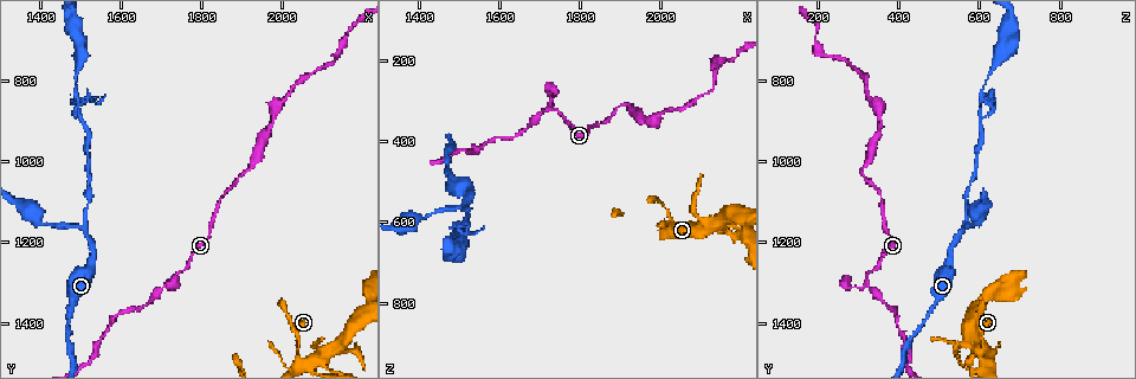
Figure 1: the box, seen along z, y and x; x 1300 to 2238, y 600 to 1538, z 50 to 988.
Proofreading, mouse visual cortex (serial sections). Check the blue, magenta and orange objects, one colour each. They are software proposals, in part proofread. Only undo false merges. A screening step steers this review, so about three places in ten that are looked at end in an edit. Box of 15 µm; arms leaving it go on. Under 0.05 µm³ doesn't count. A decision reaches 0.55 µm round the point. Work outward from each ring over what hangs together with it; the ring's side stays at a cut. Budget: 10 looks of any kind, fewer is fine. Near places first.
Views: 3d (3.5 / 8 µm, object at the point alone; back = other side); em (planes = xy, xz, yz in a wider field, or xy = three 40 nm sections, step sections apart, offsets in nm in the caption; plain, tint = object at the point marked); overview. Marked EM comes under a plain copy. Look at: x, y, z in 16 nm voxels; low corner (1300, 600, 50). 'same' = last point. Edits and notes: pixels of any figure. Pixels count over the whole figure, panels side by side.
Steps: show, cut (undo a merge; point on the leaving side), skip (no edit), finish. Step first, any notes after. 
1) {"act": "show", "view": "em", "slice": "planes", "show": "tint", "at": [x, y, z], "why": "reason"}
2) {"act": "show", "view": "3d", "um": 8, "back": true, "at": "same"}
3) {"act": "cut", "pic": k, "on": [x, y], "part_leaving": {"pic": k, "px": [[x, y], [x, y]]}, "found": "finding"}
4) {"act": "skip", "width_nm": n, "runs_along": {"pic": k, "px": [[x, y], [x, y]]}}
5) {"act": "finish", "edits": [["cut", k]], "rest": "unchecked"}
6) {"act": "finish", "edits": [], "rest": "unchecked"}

{"act": "show", "view": "3d", "um": 3.5, "at": [1715, 1300, 320], "why": "three arms meet"}

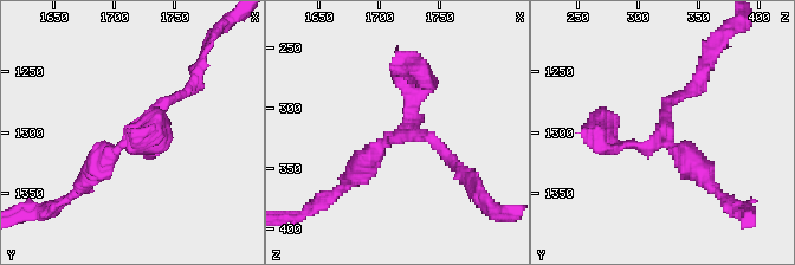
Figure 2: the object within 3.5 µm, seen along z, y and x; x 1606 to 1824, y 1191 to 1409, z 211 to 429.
{"act": "show", "view": "em", "slice": "planes", "show": "tint", "at": [1720, 1300, 320], "arms": 3, "arm_widths_nm": [150, 200, 300]}

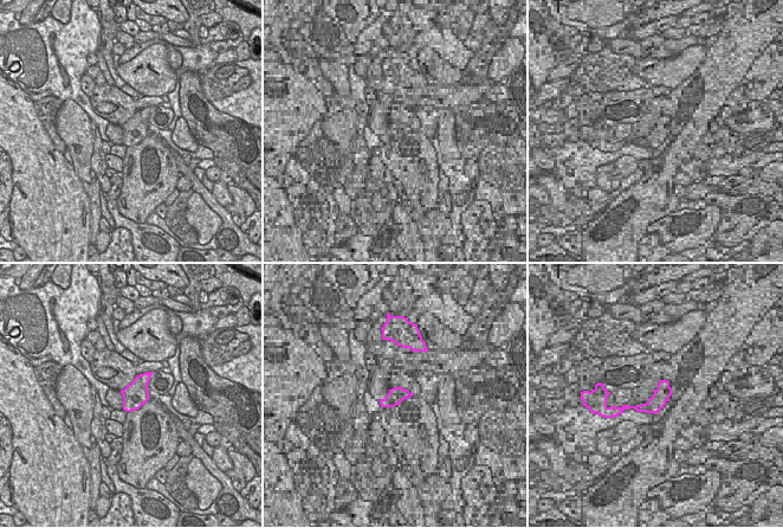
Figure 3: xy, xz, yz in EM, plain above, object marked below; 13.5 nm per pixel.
{"act": "skip", "runs_along": {"pic": 2, "px": [[194, 82], [89, 176]]}, "found": "one cell here"}

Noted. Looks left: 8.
{"act": "show", "view": "3d", "um": 3.5, "at": [1515, 1165, 565], "why": "branch point"}

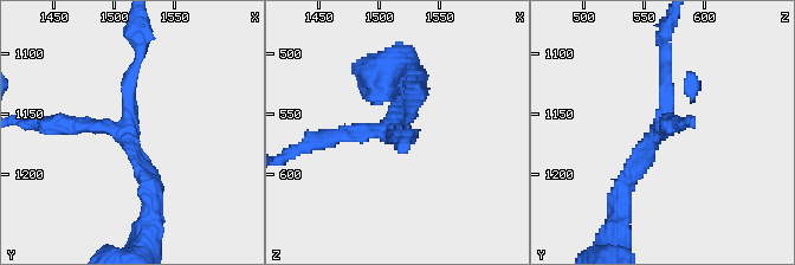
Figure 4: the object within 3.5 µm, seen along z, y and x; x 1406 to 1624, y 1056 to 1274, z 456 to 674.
{"act": "show", "view": "em", "slice": "xy", "step": 3, "show": "tint", "at": [1512, 1166, 562], "arms": 3, "arm_widths_nm": [150, 200, 250]}

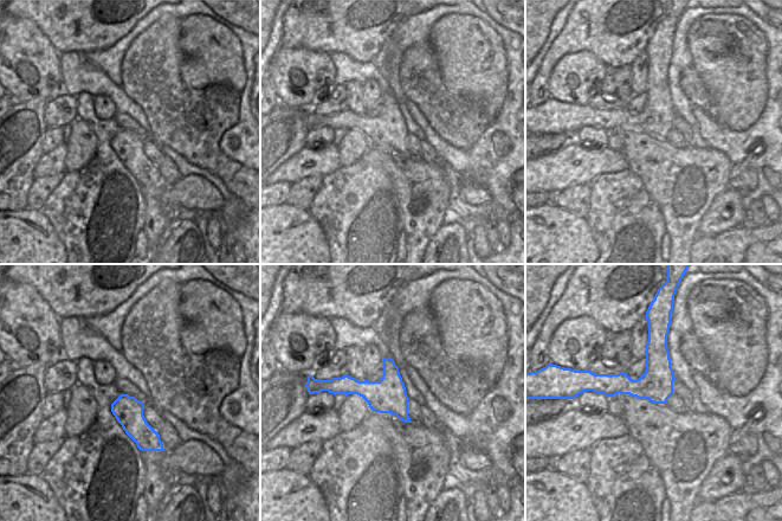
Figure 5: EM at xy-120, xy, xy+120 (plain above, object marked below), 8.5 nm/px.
{"act": "skip", "width_nm": 300, "runs_along": {"pic": 4, "px": [[621, 198], [666, 122], [666, 57]]}, "found": "all the same cell"}

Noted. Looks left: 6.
{"act": "show", "view": "3d", "um": 3.5, "at": [1495, 860, 600], "why": "arms part here"}

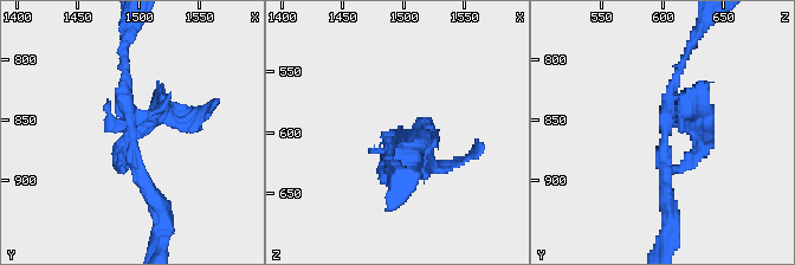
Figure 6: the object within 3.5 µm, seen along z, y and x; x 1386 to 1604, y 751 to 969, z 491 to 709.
{"act": "show", "view": "em", "slice": "planes", "show": "tint", "at": [1498, 856, 602]}

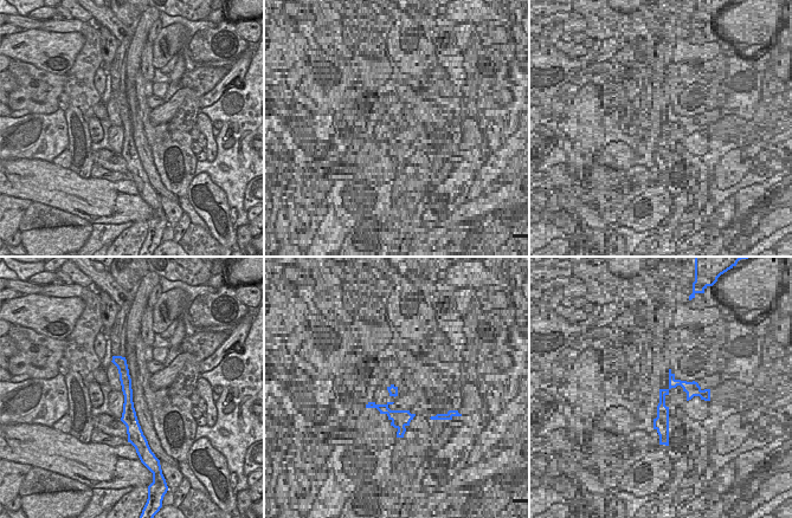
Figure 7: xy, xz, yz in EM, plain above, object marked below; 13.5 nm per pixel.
{"act": "show", "view": "em", "slice": "xy", "step": 1, "show": "tint", "at": "same"}

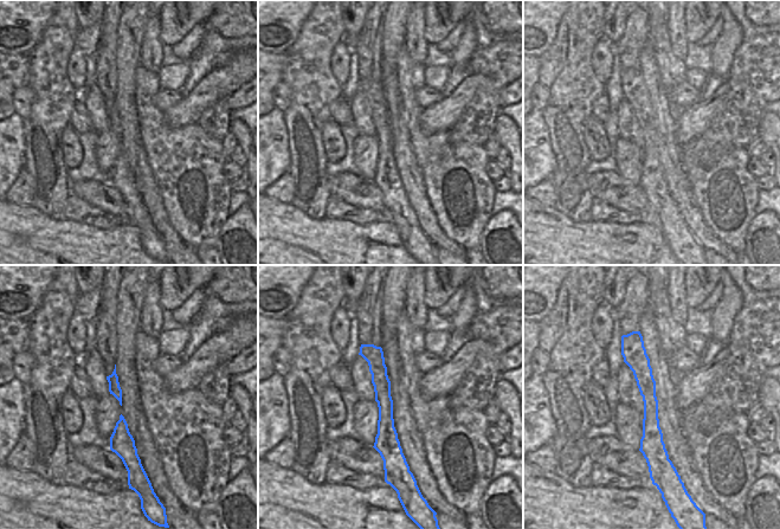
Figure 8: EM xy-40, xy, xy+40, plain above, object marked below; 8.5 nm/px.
{"act": "skip", "runs_along": {"pic": 8, "px": [[638, 339], [652, 447], [664, 459]]}, "found": "one cell here"}

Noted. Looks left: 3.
{"act": "show", "view": "3d", "um": 3.5, "back": true, "at": [2050, 1500, 620], "why": "a narrow waist"}

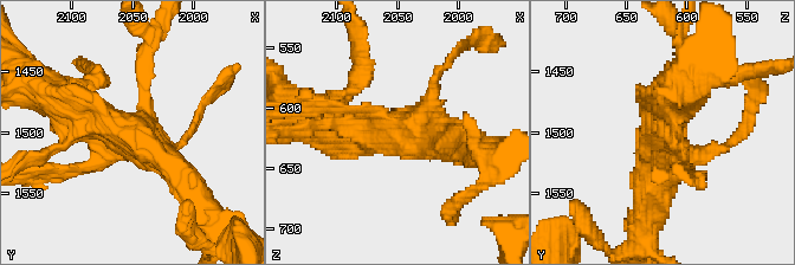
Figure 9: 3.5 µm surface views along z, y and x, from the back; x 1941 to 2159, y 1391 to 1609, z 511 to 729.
{"act": "show", "view": "em", "slice": "xy", "step": 5, "show": "tint", "at": [2048, 1498, 618]}

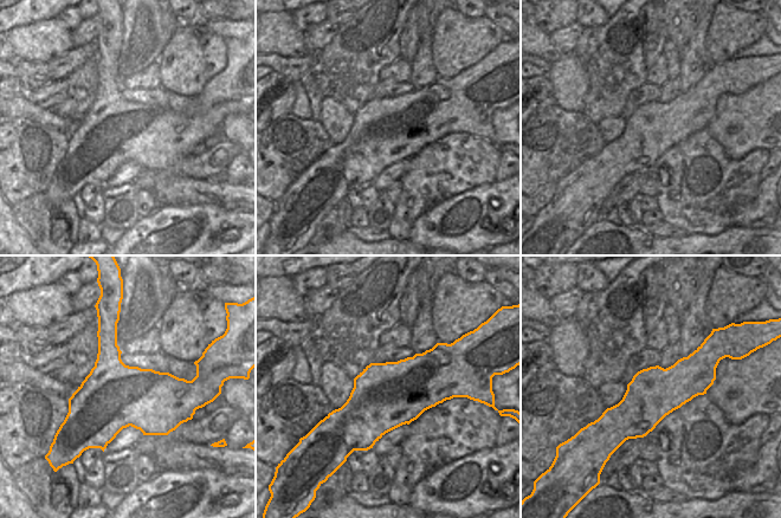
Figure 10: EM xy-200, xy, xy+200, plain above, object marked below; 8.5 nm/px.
{"act": "skip", "width_nm": 550, "runs_along": {"pic": 9, "px": [[144, 53], [134, 130], [62, 104]]}, "found": "one cell here"}

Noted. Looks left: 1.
{"act": "finish", "edits": [], "rest": "unchecked"}

